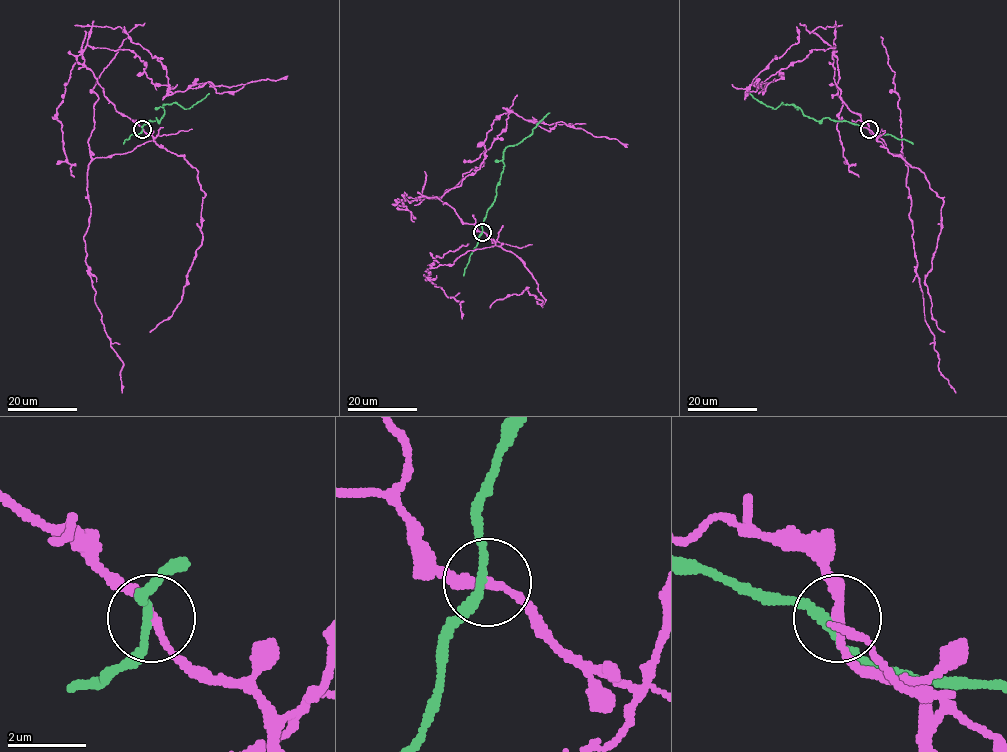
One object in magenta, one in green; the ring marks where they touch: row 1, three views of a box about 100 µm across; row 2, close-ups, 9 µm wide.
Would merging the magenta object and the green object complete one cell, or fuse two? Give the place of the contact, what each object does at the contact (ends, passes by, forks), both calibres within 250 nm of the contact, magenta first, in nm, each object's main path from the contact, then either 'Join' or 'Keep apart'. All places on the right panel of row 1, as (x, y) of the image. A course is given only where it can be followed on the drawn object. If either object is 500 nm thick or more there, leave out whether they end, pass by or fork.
Place: (869, 129). At the ring magenta passes by. At the ring green passes by. Thickness 220 nm (magenta) against 190 nm. Course of magenta: (868, 128), (840, 95), (835, 45), (813, 49), (750, 93), (782, 75). Course of green: (868, 128), (828, 117), (814, 120), (799, 108), (782, 102), (773, 108), (750, 93). Keep apart

